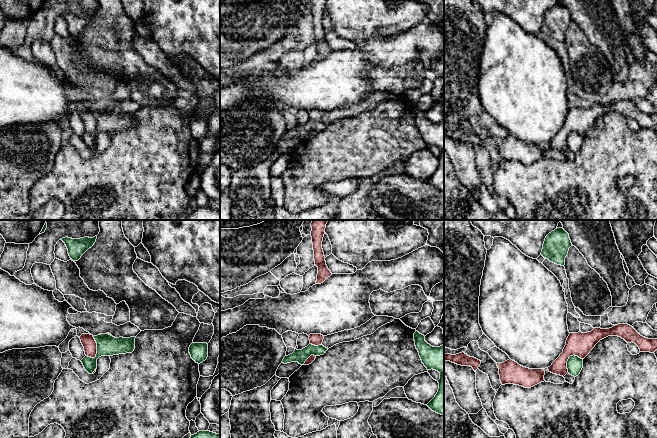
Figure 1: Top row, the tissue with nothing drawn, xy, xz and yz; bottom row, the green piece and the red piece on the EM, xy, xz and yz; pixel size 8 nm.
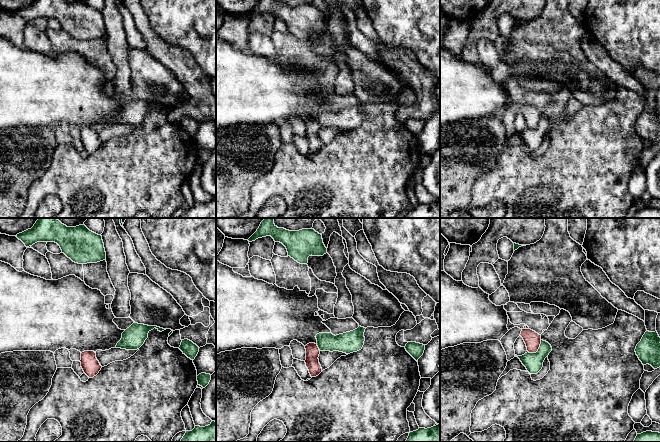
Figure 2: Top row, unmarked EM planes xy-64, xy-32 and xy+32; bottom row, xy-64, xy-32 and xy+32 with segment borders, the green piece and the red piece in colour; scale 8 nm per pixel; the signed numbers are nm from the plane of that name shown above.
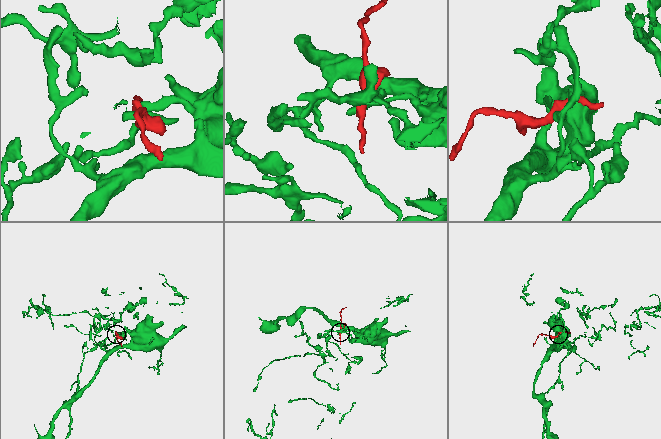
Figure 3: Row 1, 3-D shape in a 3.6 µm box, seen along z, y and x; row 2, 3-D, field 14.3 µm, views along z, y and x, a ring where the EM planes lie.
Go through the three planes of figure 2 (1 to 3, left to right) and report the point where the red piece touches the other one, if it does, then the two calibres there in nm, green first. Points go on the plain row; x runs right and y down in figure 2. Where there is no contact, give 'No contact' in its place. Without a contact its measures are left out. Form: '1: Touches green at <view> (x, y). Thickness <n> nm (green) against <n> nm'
1: No contact
2: Touches green at xy-32 (318, 123). Thickness 170 nm (green) against 110 nm
3: Touches green at xy+32 (538, 126). Thickness 150 nm (green) against 130 nm

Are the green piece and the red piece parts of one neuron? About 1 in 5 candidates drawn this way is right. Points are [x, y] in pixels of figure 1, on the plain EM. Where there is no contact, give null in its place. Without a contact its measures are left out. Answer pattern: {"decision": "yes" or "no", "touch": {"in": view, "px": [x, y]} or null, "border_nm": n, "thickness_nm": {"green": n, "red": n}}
{"decision": "no", "touch": {"in": "xy", "px": [97, 123]}, "border_nm": 180, "thickness_nm": {"green": 170, "red": 110}}

